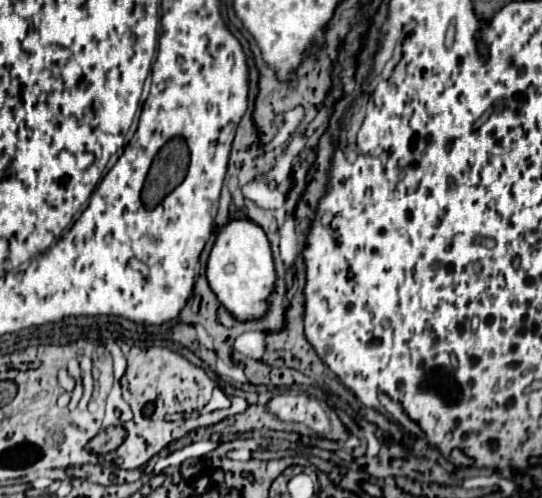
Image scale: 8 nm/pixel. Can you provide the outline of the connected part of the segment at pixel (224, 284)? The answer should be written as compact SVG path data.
M230 219L218 233L208 257L208 283L220 303L240 321L256 319L266 313L266 299L274 287L276 271L270 243L252 219Z

